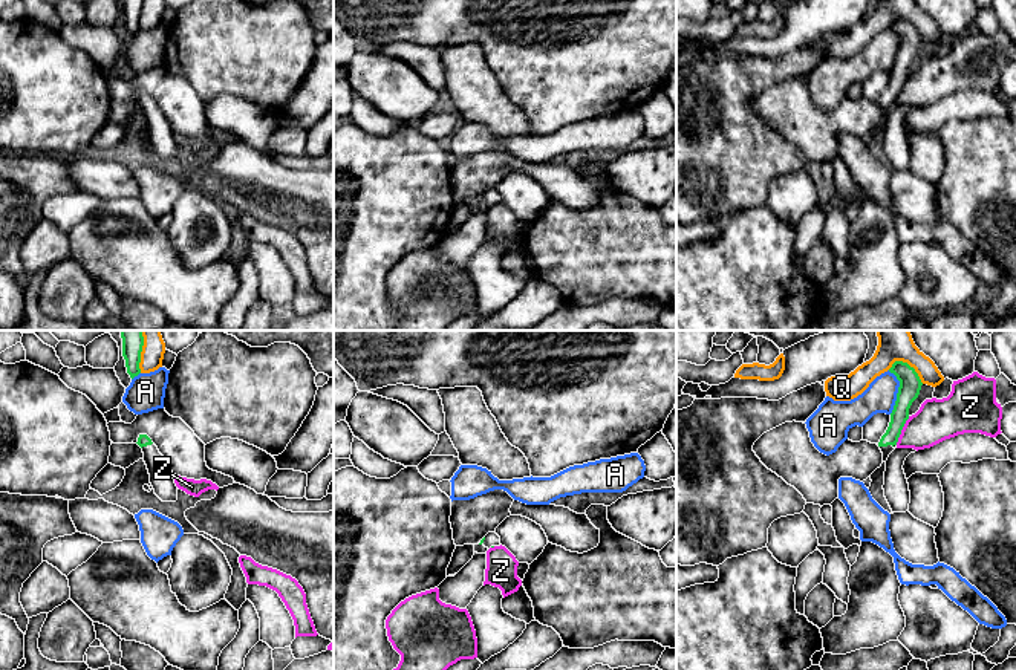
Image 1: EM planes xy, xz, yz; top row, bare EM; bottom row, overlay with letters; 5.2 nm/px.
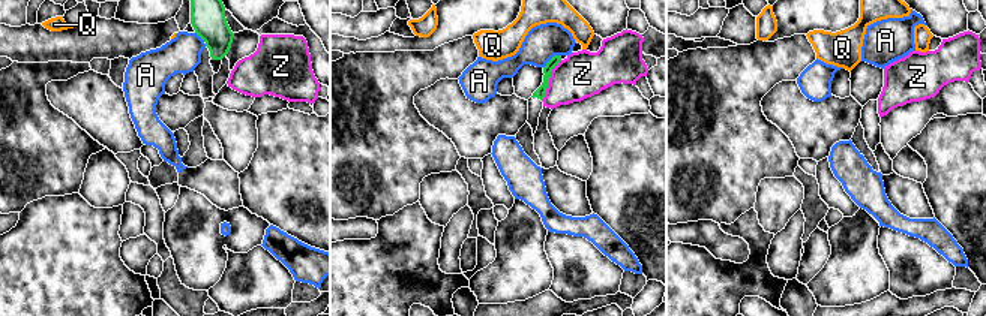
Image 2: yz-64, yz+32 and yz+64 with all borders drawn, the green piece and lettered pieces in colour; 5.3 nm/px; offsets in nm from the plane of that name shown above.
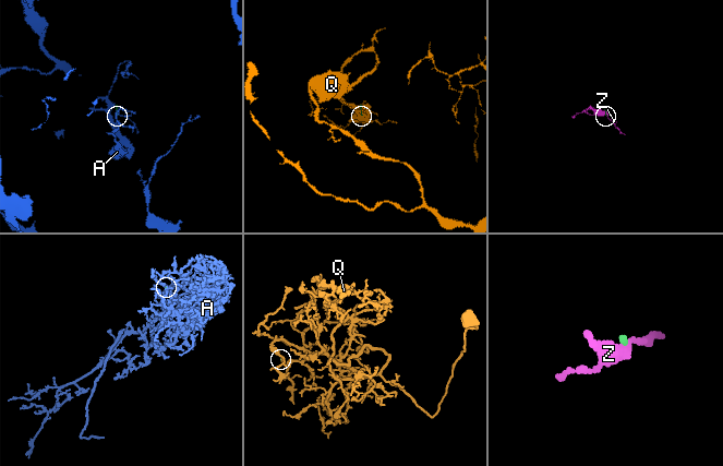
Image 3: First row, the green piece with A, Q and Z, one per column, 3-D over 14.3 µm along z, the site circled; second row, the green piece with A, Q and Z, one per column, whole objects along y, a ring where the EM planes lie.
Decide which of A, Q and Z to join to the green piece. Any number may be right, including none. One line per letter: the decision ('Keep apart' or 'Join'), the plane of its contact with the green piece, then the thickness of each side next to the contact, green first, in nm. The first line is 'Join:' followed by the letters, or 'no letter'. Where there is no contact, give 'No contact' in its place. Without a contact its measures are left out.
Join: no letter
A: Keep apart. Touches green in yz. Thickness 110 nm (green) against 170 nm
Q: Keep apart. Touches green in yz. Thickness 110 nm (green) against 180 nm
Z: Keep apart. Touches green in yz. Thickness 110 nm (green) against 220 nm

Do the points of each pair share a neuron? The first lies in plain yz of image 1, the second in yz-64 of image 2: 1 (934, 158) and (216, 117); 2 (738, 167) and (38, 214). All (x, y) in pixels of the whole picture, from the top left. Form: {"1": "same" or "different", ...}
{"1": "same", "2": "different"}

